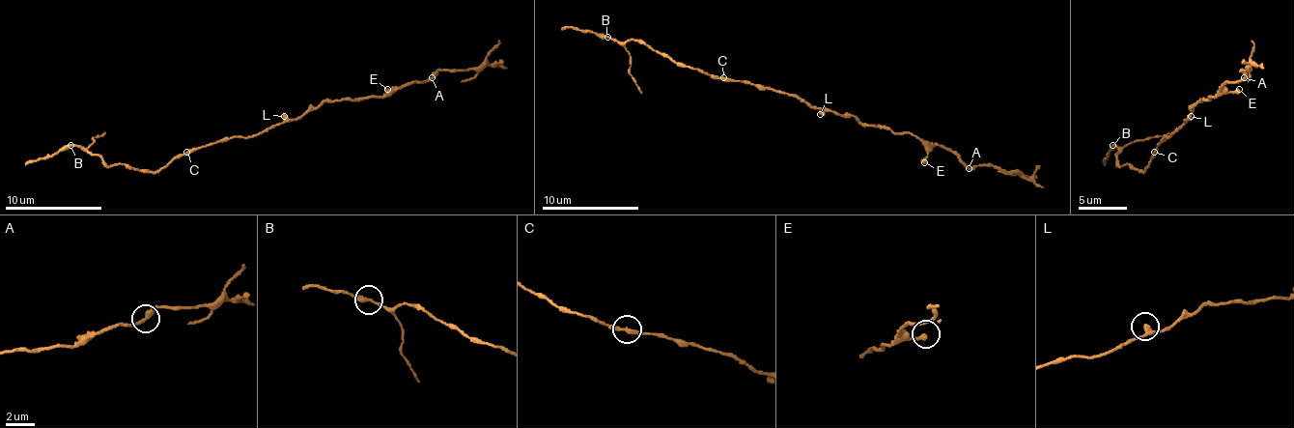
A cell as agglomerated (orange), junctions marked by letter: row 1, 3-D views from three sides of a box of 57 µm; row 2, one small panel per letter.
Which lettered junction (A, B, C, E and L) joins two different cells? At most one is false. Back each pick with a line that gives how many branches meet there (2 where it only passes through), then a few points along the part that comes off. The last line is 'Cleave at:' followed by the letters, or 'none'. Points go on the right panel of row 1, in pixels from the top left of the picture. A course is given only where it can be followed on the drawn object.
Cleave at: none

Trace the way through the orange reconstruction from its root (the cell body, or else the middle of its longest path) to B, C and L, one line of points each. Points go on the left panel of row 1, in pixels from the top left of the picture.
B: (265, 130), (191, 147), (155, 172), (109, 167), (98, 155), (70, 145)
C: (265, 130), (247, 137), (223, 137), (218, 142), (191, 147), (186, 152)
L: (265, 130), (281, 123), (284, 116)

